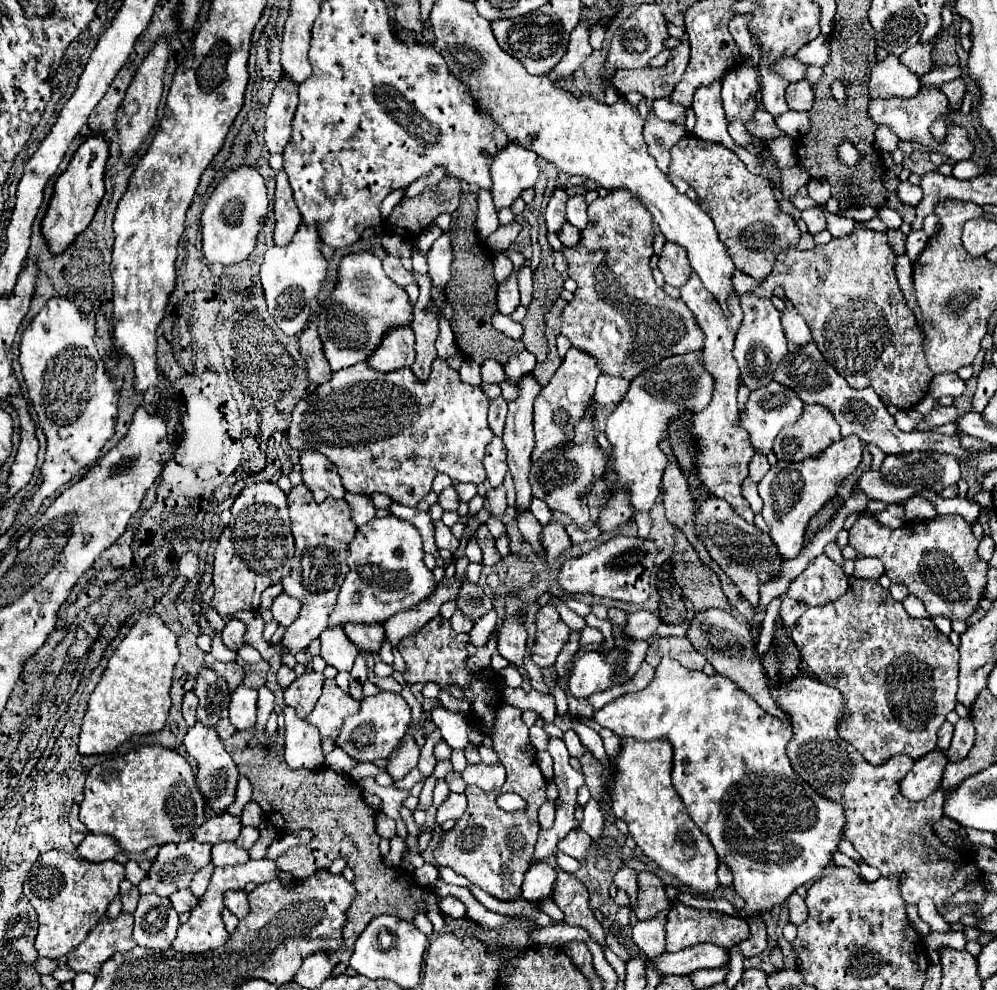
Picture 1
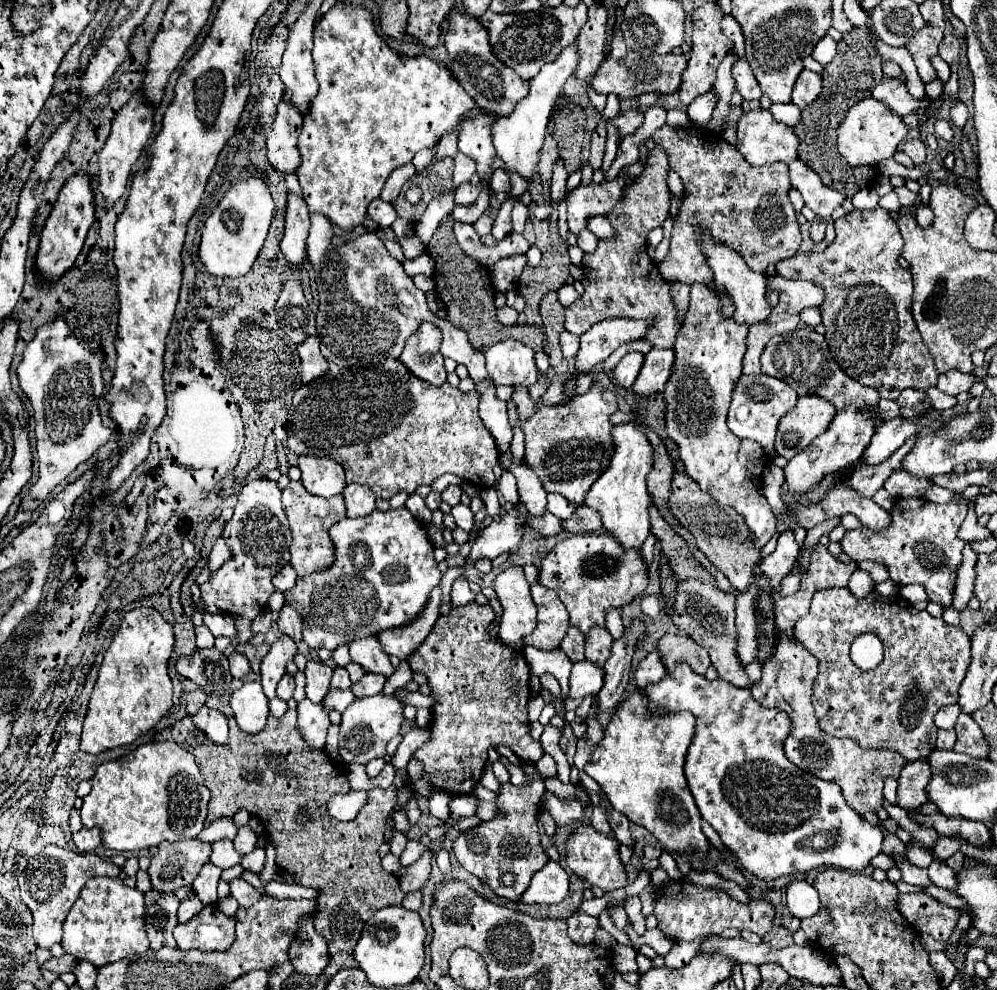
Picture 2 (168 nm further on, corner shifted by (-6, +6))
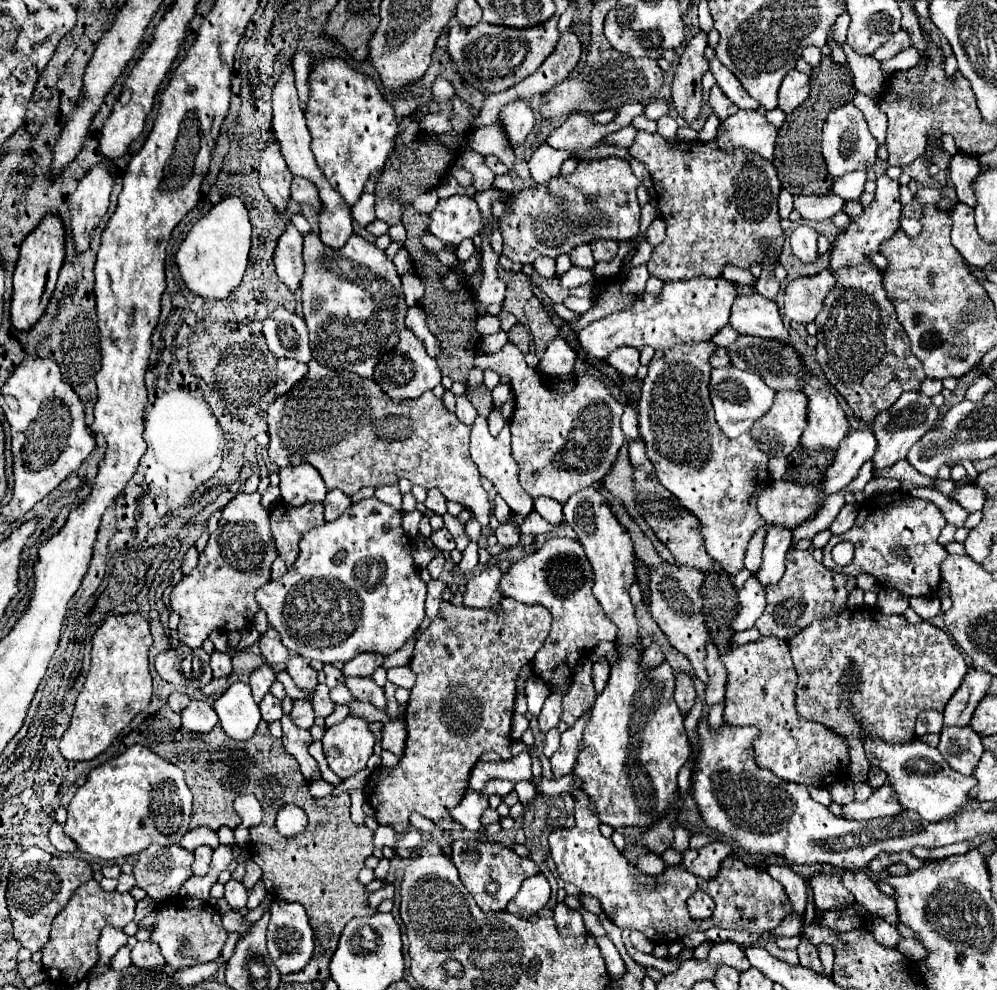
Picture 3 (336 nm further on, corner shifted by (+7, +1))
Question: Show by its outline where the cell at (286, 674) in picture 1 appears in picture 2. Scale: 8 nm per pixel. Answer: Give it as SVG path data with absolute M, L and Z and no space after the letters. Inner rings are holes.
M285 675L279 683L277 683L277 697L283 699L283 701L289 701L293 697L293 691L295 691L295 681L293 677Z

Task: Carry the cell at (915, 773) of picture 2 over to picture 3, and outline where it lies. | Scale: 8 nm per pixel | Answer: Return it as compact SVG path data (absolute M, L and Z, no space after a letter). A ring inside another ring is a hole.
M884 784L866 802L850 802L842 806L844 818L850 820L872 820L872 818L884 818L894 816L896 812L902 812L900 804L896 804L896 796L892 796L892 786Z

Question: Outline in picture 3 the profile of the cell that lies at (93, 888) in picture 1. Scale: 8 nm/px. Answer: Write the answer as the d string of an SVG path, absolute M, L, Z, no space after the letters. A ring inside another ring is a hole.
M28 848L22 856L18 856L12 864L12 872L8 878L8 910L14 926L14 938L28 948L30 952L42 950L50 936L50 924L54 916L66 906L72 892L92 880L92 868L86 860L76 856L52 856L42 848Z

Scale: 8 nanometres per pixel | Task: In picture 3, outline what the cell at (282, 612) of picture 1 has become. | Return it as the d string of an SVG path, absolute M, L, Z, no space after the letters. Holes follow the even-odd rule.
M272 626L260 636L258 646L260 646L260 652L262 652L264 660L270 662L272 666L278 666L278 664L286 664L288 662L288 650L280 642L280 634Z

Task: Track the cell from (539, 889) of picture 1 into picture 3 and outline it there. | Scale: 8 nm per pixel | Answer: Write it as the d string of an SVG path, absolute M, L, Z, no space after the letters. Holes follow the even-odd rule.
M536 874L520 886L520 892L512 898L512 904L508 904L508 912L518 918L530 918L536 912L540 912L550 900L550 884L544 874Z

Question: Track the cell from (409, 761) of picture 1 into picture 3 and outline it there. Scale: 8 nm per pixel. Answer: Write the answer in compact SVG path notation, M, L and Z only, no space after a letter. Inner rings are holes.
M504 598L502 612L454 606L450 602L440 604L438 616L420 634L414 646L410 668L416 672L416 684L410 690L406 708L408 740L404 756L396 768L378 768L364 788L366 800L376 808L378 824L392 826L398 834L408 830L408 816L418 812L430 818L442 830L462 830L450 818L450 810L464 798L468 790L468 776L478 758L484 752L496 752L502 760L512 758L512 716L516 698L516 680L524 664L528 664L550 632L550 612L546 608L520 604L512 598Z

